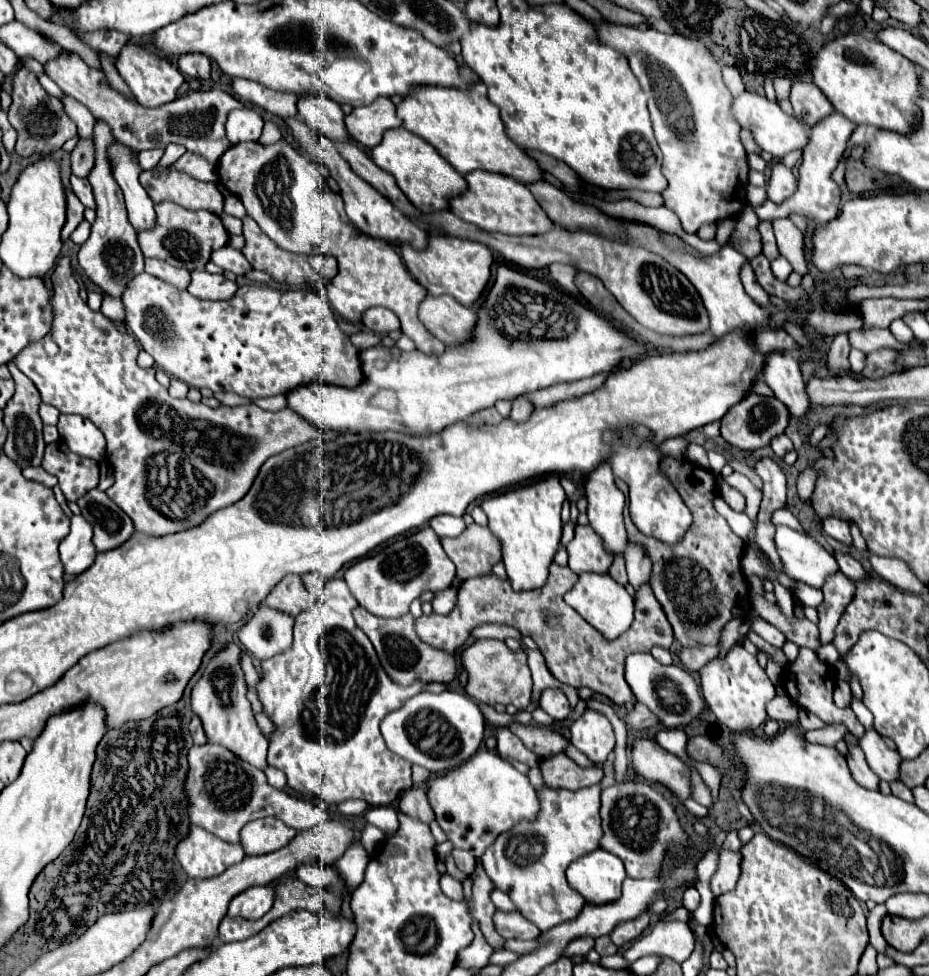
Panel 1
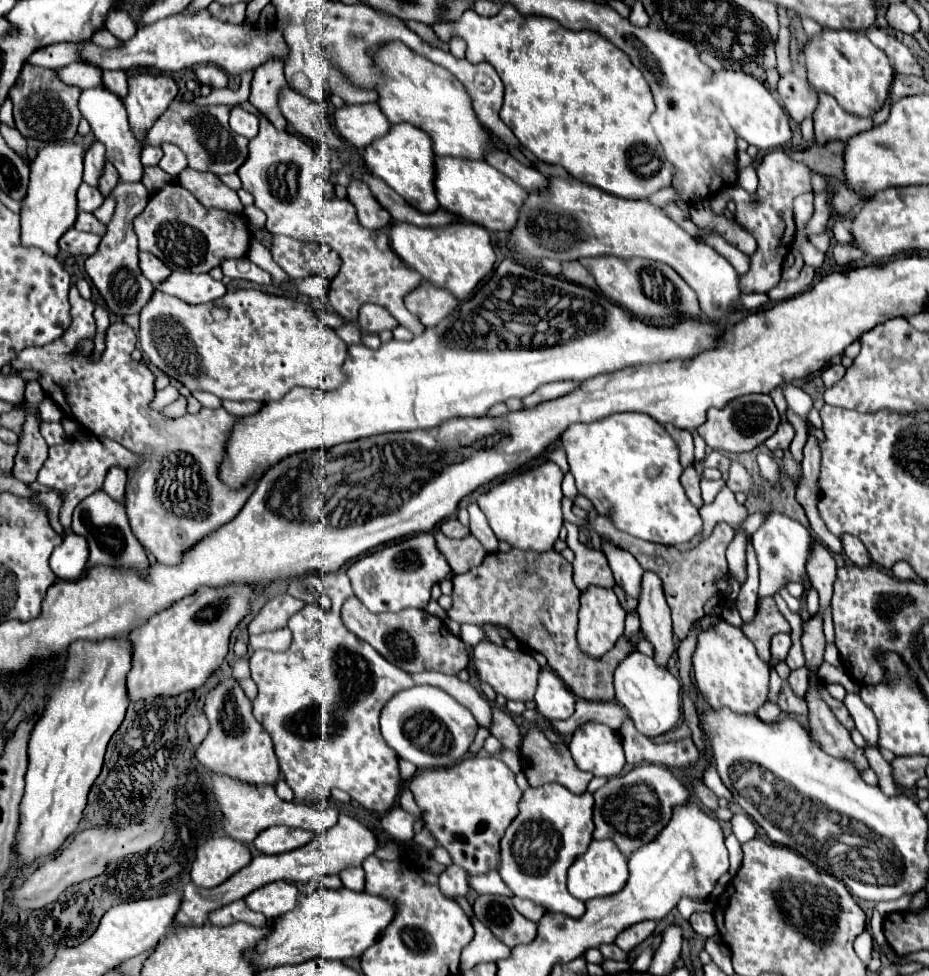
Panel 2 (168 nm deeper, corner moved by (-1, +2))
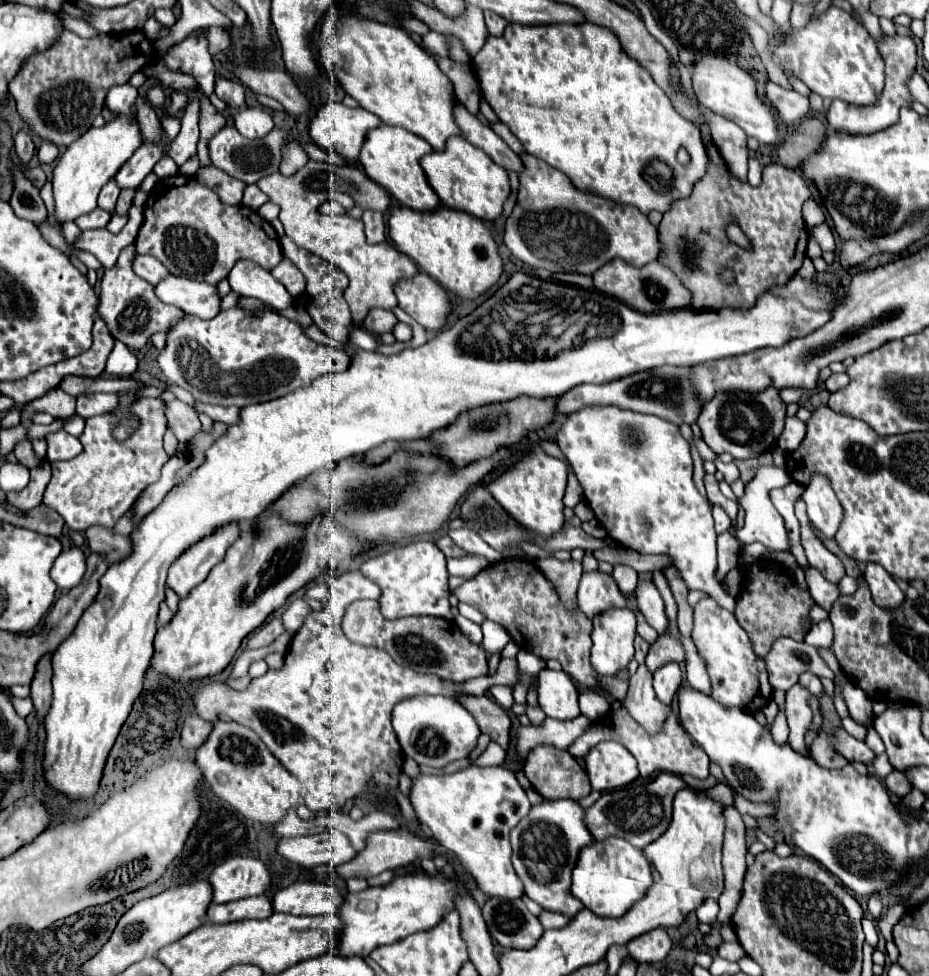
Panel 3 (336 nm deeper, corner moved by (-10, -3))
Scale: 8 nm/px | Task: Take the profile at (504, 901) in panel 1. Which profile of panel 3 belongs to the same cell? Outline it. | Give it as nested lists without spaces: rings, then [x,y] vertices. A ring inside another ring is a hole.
[[[542,911],[542,913],[538,915],[538,921],[542,923],[542,927],[544,927],[544,929],[560,929],[560,927],[564,927],[570,919],[568,919],[568,917],[564,917],[564,915],[560,915],[560,913]]]

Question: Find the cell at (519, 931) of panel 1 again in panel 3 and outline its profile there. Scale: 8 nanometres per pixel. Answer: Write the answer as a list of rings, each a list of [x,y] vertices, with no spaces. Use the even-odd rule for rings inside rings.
[[[490,897],[482,907],[490,935],[504,949],[530,949],[538,943],[544,929],[520,899]]]

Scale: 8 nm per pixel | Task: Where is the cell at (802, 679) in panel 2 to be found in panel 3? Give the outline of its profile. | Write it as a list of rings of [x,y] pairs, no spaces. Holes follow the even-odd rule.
[[[800,683],[792,685],[786,691],[786,717],[788,717],[789,736],[791,747],[800,753],[807,752],[804,737],[810,723],[812,723],[812,709],[810,709],[810,693]]]

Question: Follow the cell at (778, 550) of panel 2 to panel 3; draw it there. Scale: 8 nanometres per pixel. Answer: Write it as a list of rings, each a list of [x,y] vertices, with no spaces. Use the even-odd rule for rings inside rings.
[[[760,467],[758,469],[756,477],[746,485],[744,497],[738,499],[740,505],[746,511],[746,525],[736,531],[738,539],[754,539],[754,541],[760,541],[762,545],[766,545],[768,551],[774,551],[774,553],[790,553],[790,547],[792,545],[788,541],[788,533],[786,533],[786,527],[784,527],[784,519],[782,519],[782,515],[776,511],[776,507],[768,499],[768,491],[770,489],[784,487],[790,481],[792,479],[790,479],[790,475],[788,475],[786,469],[778,469],[778,467]]]

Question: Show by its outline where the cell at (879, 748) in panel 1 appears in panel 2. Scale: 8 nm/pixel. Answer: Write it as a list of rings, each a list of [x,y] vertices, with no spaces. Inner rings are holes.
[[[847,694],[845,700],[843,700],[843,704],[849,710],[851,718],[855,720],[857,730],[865,736],[867,746],[877,746],[879,732],[877,732],[877,720],[875,720],[871,708],[865,706],[865,702],[861,700],[859,694]]]

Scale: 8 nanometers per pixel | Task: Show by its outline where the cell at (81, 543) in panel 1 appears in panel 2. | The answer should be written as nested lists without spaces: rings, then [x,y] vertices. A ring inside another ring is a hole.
[[[73,532],[63,536],[61,546],[57,546],[49,558],[49,566],[59,580],[77,580],[79,574],[87,568],[89,550],[83,536]]]

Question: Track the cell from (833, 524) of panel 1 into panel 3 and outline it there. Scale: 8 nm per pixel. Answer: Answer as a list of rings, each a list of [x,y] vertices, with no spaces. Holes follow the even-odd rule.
[[[868,563],[864,569],[864,579],[872,591],[872,599],[880,607],[898,607],[904,601],[904,593],[892,579],[892,575],[878,563]]]

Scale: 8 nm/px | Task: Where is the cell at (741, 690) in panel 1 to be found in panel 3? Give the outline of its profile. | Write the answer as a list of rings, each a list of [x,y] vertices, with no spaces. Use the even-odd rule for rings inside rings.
[[[702,599],[694,607],[694,631],[692,641],[706,661],[712,691],[710,697],[724,707],[740,707],[748,713],[758,713],[772,699],[772,685],[768,683],[766,661],[758,657],[750,645],[750,637],[738,625],[736,617],[722,609],[714,599]]]

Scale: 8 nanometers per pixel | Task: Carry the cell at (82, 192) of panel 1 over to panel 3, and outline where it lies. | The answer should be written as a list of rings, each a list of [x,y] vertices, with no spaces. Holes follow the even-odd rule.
[[[94,209],[94,211],[90,211],[90,213],[86,213],[86,215],[82,215],[82,217],[78,217],[76,219],[76,225],[80,227],[80,229],[98,229],[98,227],[106,227],[106,223],[110,221],[110,213],[106,213],[104,209]]]

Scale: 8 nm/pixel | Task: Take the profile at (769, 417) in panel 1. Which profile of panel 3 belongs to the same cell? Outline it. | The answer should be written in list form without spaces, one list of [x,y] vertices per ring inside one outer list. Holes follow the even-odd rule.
[[[776,389],[764,393],[718,393],[710,403],[704,405],[698,425],[702,439],[714,453],[730,453],[734,459],[750,459],[768,451],[780,437],[786,419],[786,405],[782,403]]]

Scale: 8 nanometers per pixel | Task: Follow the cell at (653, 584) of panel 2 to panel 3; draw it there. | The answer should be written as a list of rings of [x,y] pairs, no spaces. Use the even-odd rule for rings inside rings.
[[[670,661],[670,663],[664,663],[656,673],[654,673],[654,691],[656,691],[656,695],[658,695],[658,699],[662,701],[662,703],[672,703],[672,699],[674,699],[674,695],[676,695],[676,689],[678,689],[678,685],[680,685],[680,681],[682,681],[682,677],[680,677],[682,673],[680,673],[680,667],[678,667],[678,663],[674,663],[674,661]]]

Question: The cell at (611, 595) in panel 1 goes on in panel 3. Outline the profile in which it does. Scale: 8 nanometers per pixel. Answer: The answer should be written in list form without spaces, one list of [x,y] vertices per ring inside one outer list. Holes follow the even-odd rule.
[[[610,609],[602,617],[594,617],[590,663],[598,675],[612,677],[634,657],[636,617],[624,609]]]

